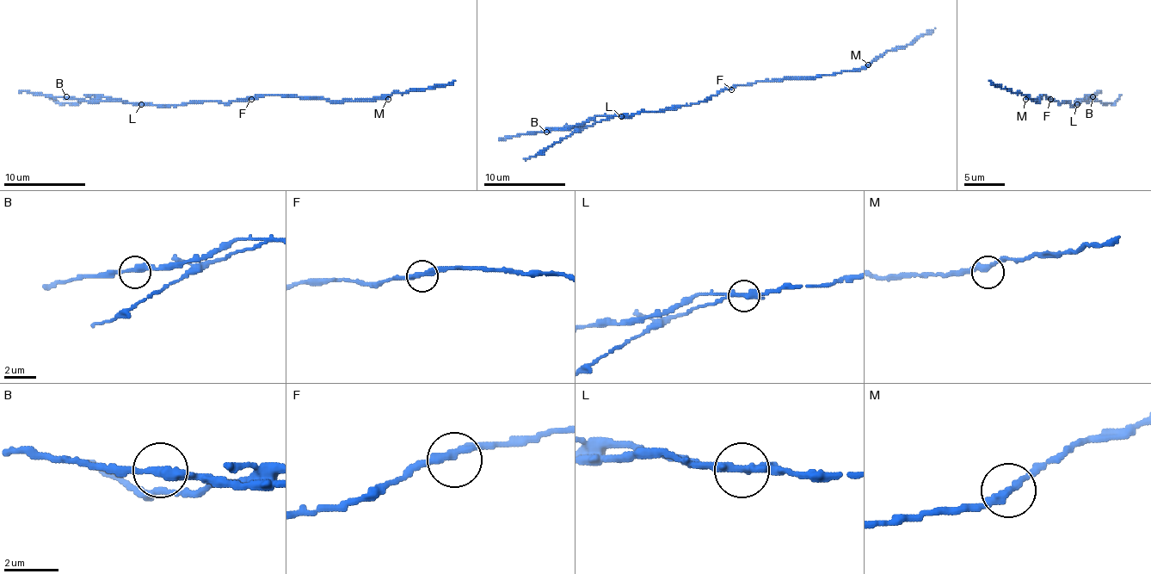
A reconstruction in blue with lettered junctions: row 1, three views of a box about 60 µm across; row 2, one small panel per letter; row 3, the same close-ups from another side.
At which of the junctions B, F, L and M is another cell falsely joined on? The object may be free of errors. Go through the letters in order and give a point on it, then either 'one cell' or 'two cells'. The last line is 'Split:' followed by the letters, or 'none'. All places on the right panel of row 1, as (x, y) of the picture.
B: place (1092, 96); one cell
F: place (1050, 99); one cell
L: place (1077, 104); two cells
M: place (1025, 99); one cell
Split: L

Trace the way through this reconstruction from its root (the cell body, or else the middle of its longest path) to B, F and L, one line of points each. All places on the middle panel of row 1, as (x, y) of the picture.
B: (721, 91), (688, 106), (672, 106), (658, 112), (637, 112), (630, 115), (594, 115), (575, 126), (546, 132)
F: (721, 91), (731, 89)
L: (721, 91), (688, 106), (672, 106), (658, 112), (637, 112), (621, 115)

